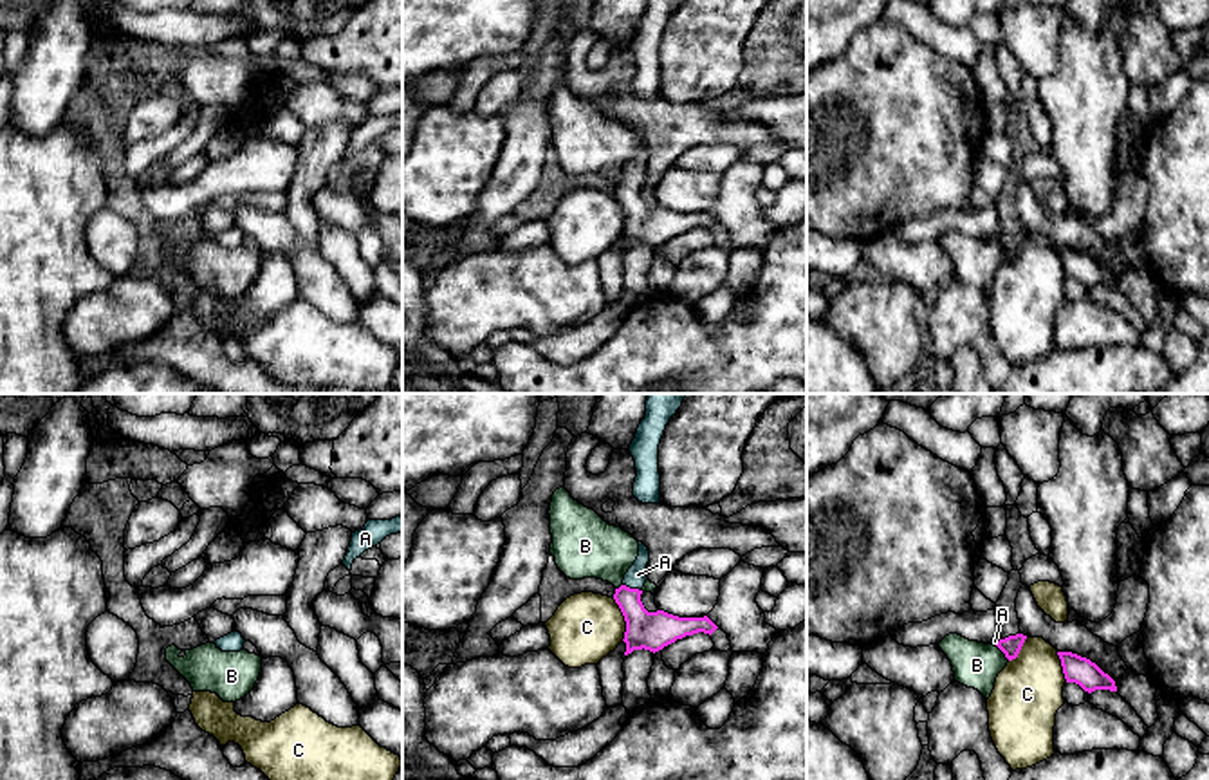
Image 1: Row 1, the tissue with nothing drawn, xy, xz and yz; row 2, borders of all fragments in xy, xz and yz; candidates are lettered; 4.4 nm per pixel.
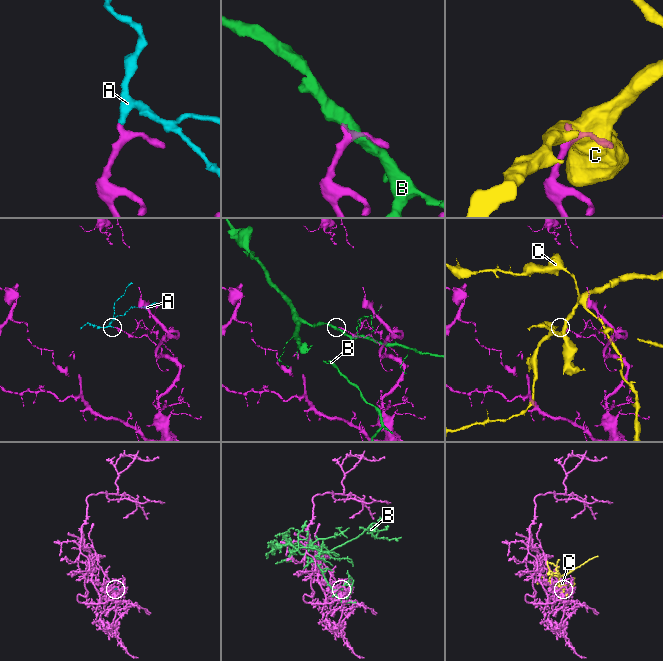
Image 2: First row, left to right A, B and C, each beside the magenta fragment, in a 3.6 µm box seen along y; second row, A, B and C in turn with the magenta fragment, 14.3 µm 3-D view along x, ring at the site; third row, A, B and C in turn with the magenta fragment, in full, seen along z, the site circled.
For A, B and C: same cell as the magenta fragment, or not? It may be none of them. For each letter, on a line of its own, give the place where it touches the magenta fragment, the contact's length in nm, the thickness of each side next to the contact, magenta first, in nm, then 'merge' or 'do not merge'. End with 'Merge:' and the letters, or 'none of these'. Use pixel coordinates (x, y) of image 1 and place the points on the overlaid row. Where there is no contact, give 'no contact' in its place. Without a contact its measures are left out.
A: meets magenta in xz at (632, 589); contact 90 nm long; 180 nm thick on the magenta side, 90 nm on the other; merge
B: meets magenta in yz at (1002, 650); contact 90 nm long; 90 nm thick on the magenta side, 200 nm on the other; do not merge
C: meets magenta in xz at (625, 620); contact 200 nm long; 180 nm thick on the magenta side, 300 nm on the other; do not merge
Merge: A

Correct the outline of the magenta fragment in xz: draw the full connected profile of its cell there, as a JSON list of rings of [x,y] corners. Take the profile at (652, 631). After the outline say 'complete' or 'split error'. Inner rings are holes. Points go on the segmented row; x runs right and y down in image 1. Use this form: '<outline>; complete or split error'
[[[639,542],[639,556],[624,574],[623,585],[615,589],[614,599],[624,621],[624,655],[633,650],[659,652],[664,646],[698,632],[713,634],[718,627],[707,618],[678,618],[664,610],[648,612],[641,601],[642,587],[648,580],[650,551]]]; split error

